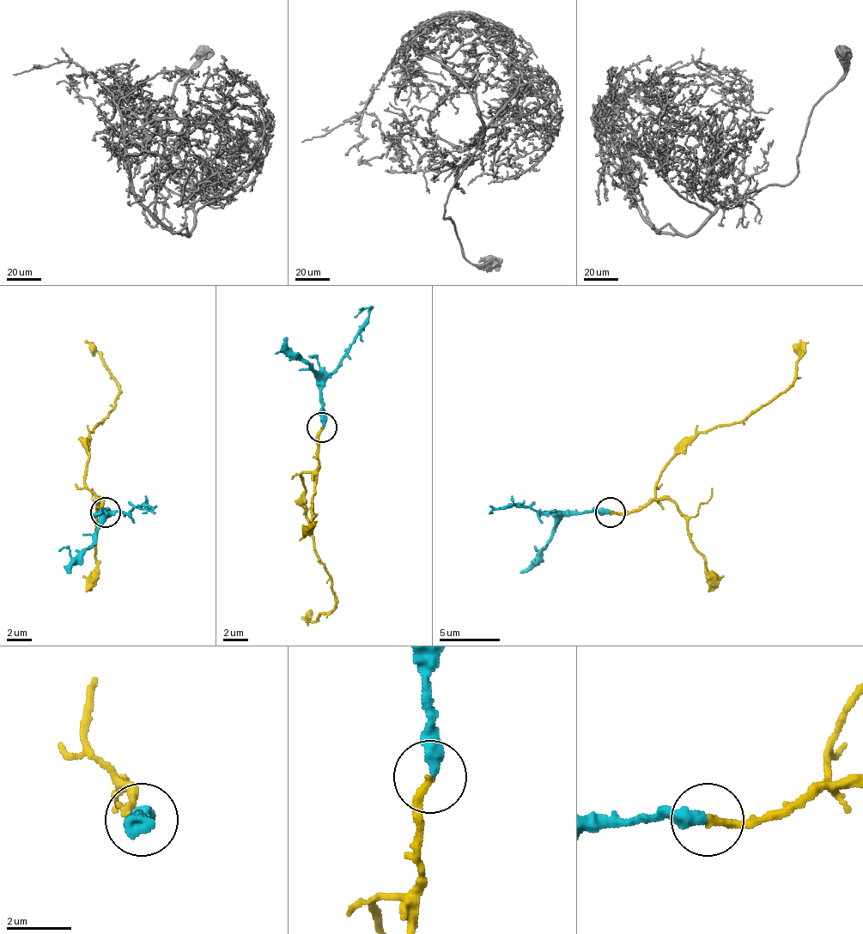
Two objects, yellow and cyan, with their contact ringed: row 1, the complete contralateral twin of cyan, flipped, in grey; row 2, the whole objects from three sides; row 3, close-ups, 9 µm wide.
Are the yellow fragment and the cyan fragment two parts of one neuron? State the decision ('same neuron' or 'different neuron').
same neuron

